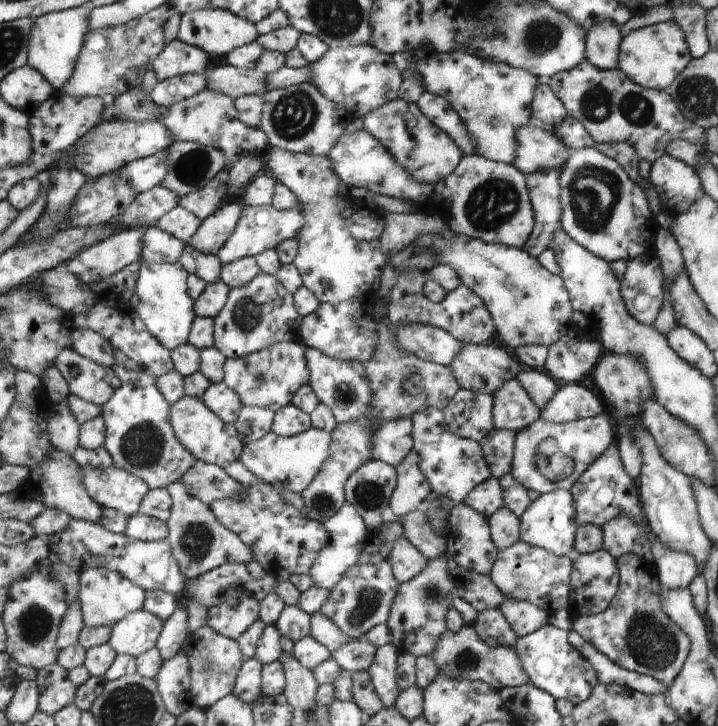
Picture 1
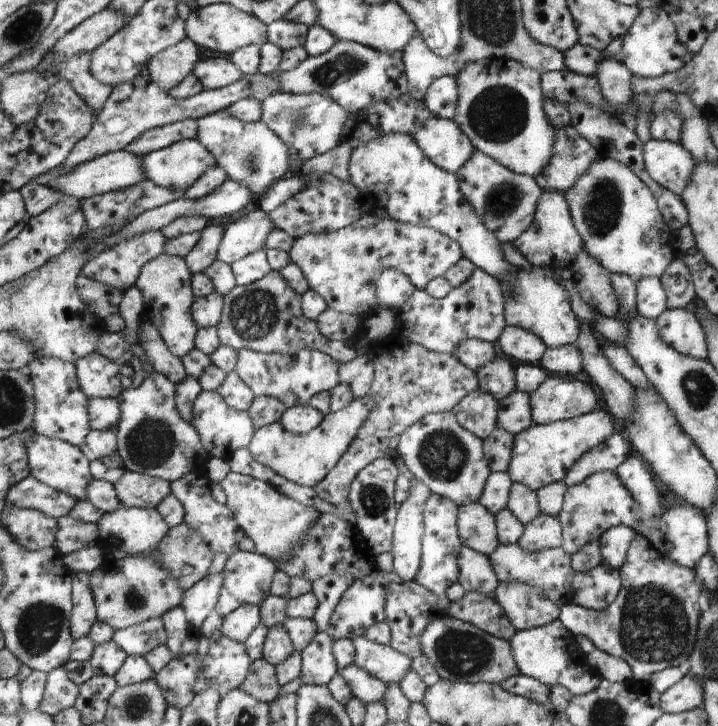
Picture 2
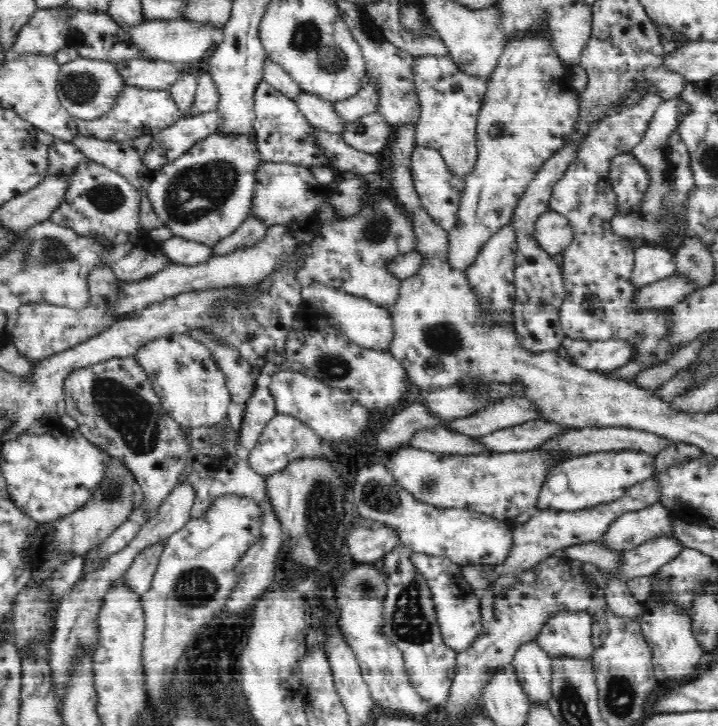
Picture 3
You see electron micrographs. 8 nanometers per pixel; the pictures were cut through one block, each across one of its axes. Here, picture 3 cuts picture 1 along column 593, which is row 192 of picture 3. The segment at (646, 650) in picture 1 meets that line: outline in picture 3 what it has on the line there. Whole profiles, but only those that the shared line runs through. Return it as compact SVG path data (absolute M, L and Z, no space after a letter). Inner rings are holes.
M630 153L616 155L609 166L609 178L619 203L618 214L628 214L644 200L649 187L649 176L645 166L639 164Z

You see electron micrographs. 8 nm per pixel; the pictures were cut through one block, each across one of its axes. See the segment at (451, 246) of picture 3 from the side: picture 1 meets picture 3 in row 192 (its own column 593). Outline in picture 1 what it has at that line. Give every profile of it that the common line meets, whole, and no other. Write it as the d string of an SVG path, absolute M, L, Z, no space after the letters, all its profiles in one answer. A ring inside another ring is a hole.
M613 442L608 448L582 473L582 476L569 488L572 498L575 501L575 508L578 514L575 520L579 525L595 524L601 526L604 523L610 522L618 515L629 516L639 527L646 527L644 514L639 504L638 484L627 474L626 469L621 461L622 457L619 453L619 448L616 442Z

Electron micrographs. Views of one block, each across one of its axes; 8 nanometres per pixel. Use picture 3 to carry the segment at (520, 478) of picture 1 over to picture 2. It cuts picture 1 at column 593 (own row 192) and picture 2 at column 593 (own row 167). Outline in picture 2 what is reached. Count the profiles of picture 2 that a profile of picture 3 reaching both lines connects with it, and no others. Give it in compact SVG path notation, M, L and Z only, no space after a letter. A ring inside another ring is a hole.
M604 410L589 412L568 420L535 424L514 437L513 455L507 470L511 480L536 492L540 488L563 480L564 475L588 450L606 442L618 427L612 415Z

